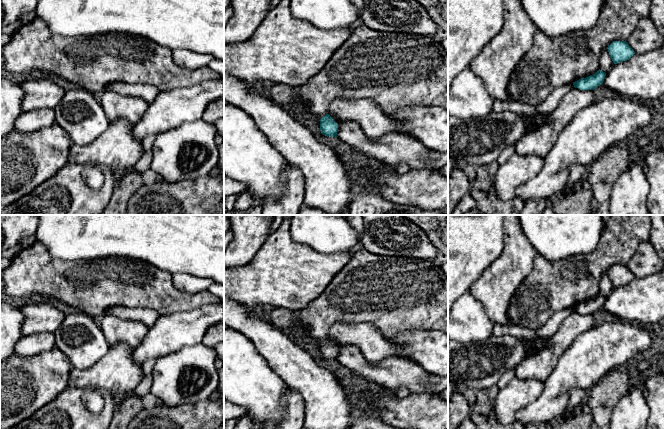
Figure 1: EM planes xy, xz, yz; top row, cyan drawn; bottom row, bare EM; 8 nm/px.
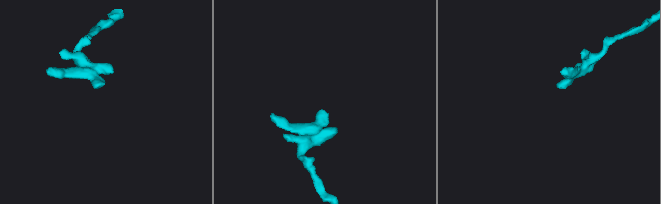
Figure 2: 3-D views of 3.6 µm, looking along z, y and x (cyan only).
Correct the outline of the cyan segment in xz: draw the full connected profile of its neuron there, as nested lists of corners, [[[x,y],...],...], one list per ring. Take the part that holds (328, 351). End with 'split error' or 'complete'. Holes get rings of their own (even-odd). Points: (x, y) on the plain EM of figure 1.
[[[326,338],[320,344],[320,354],[321,357],[329,361],[338,361],[338,348],[332,343],[329,338]]] | complete

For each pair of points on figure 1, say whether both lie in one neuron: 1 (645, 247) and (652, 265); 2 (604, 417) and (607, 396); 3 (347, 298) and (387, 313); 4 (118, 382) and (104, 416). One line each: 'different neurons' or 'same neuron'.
1: same neuron
2: same neuron
3: same neuron
4: different neurons

